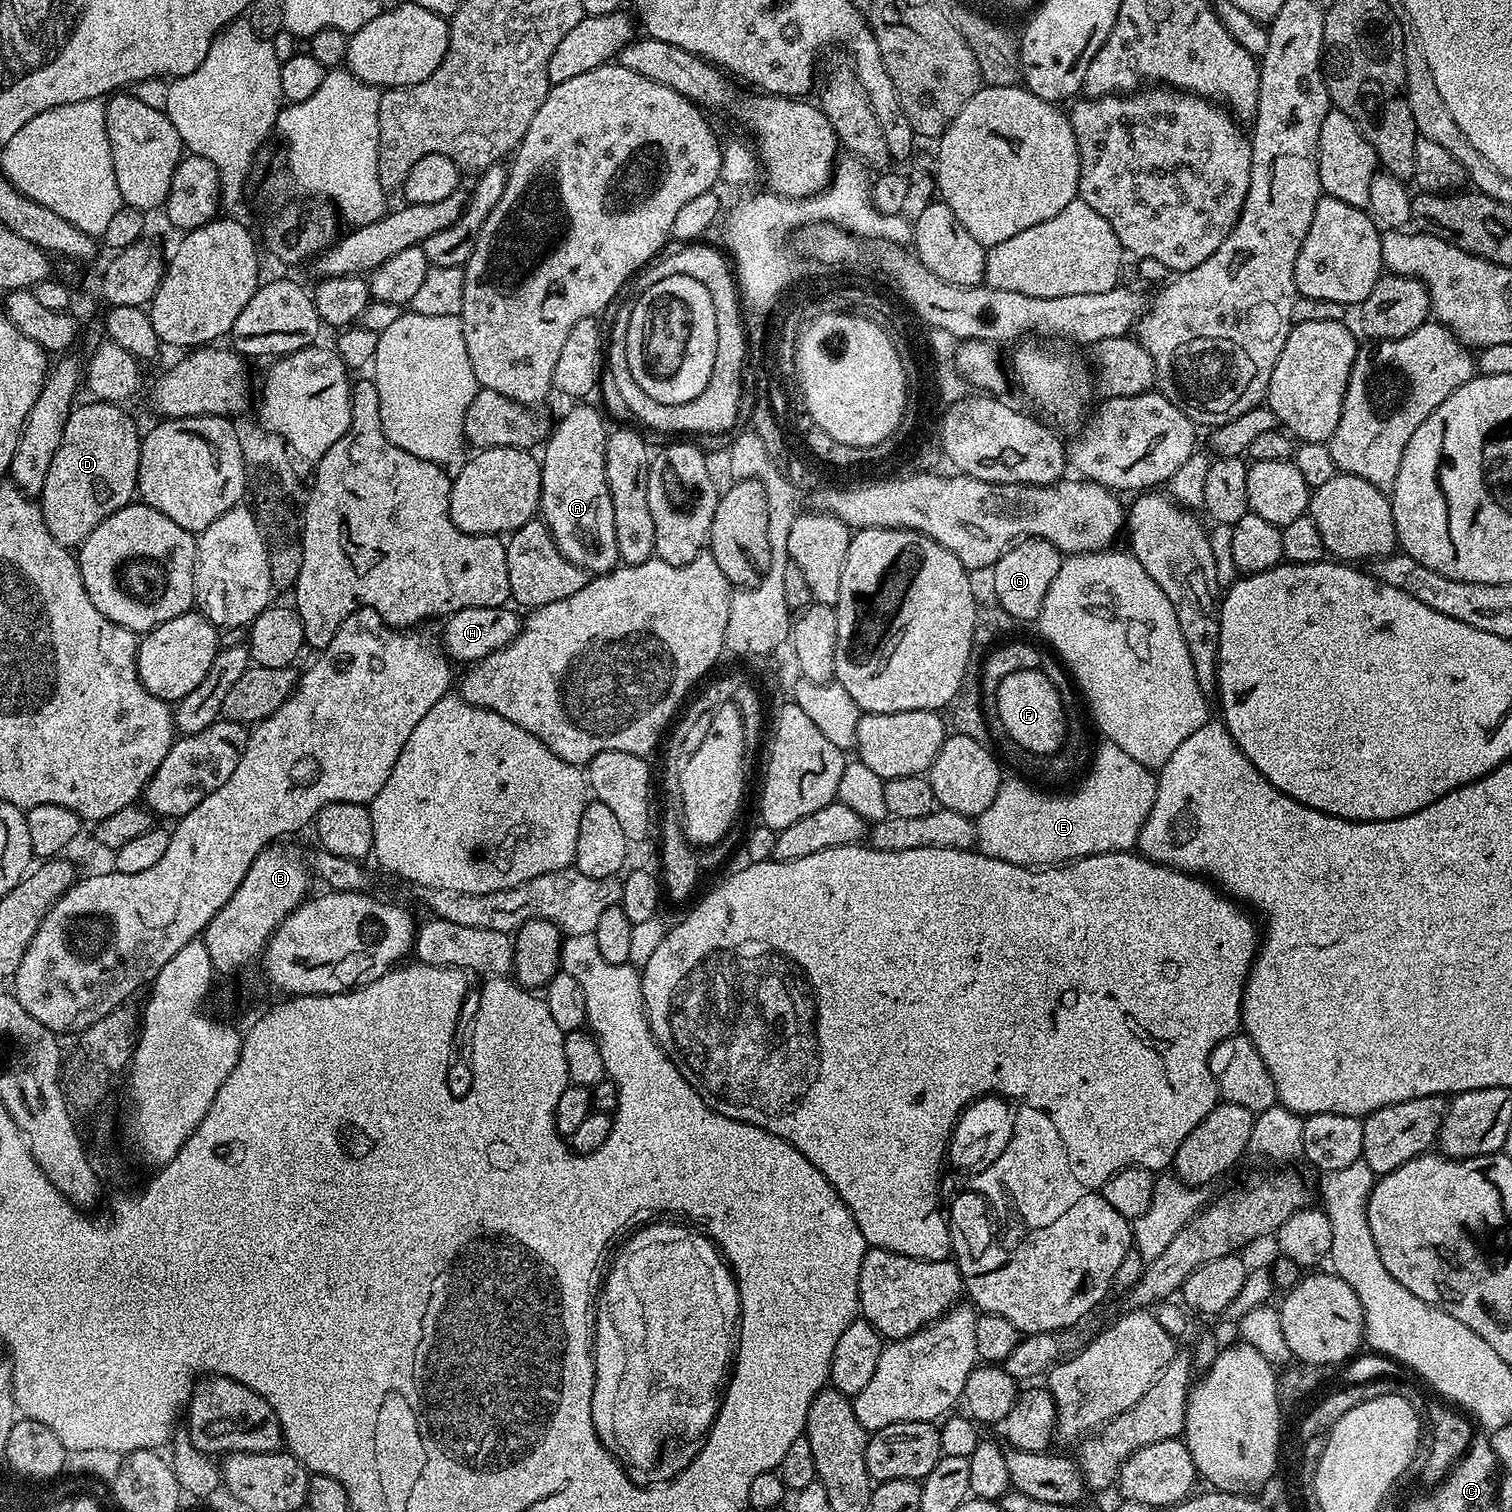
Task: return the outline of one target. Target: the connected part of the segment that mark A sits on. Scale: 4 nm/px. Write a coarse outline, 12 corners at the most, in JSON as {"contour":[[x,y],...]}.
{"contour":[[576,405],[542,448],[538,512],[560,553],[617,567],[609,429]]}

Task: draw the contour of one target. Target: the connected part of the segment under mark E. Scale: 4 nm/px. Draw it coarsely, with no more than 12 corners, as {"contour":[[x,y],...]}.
{"contour":[[1107,742],[1065,796],[1005,779],[976,844],[1023,868],[1135,849],[1153,769]]}

